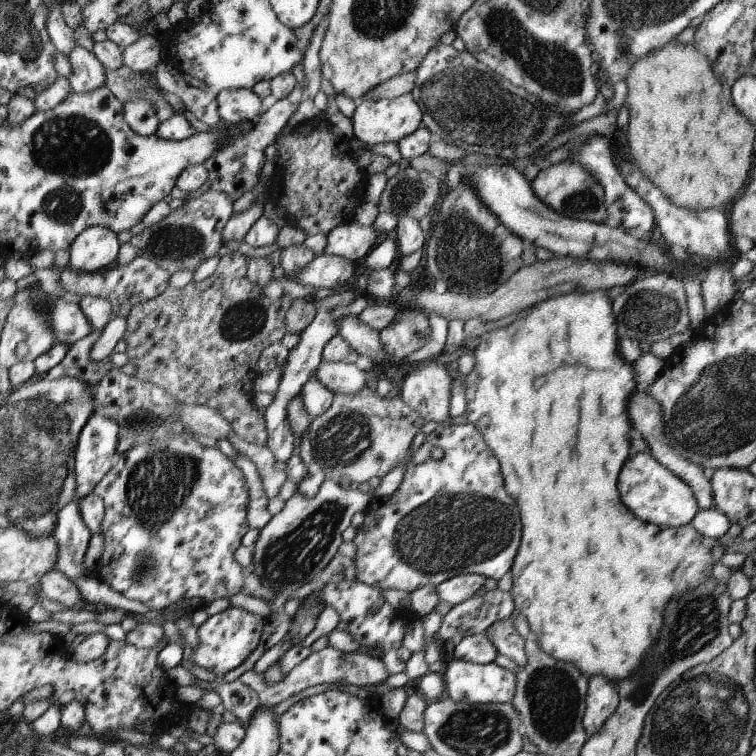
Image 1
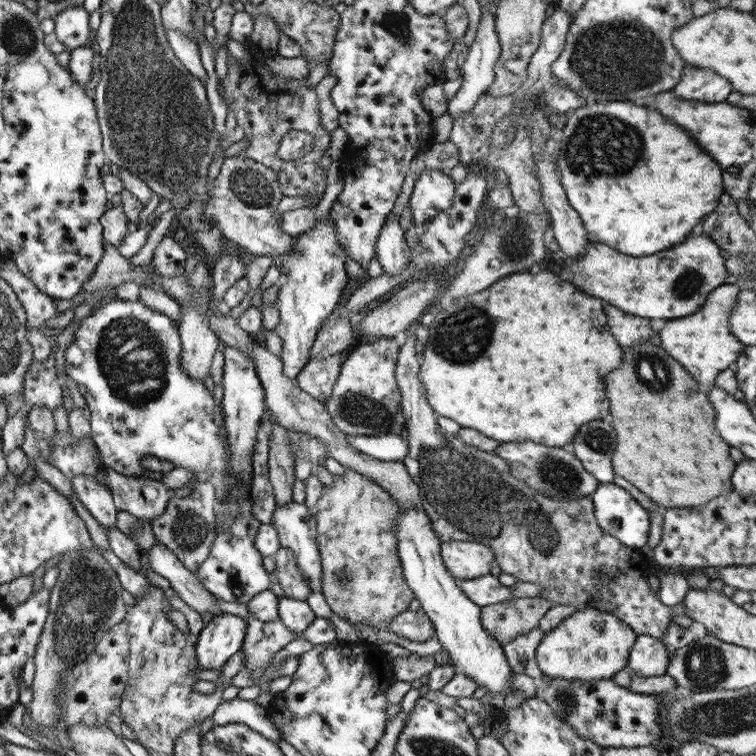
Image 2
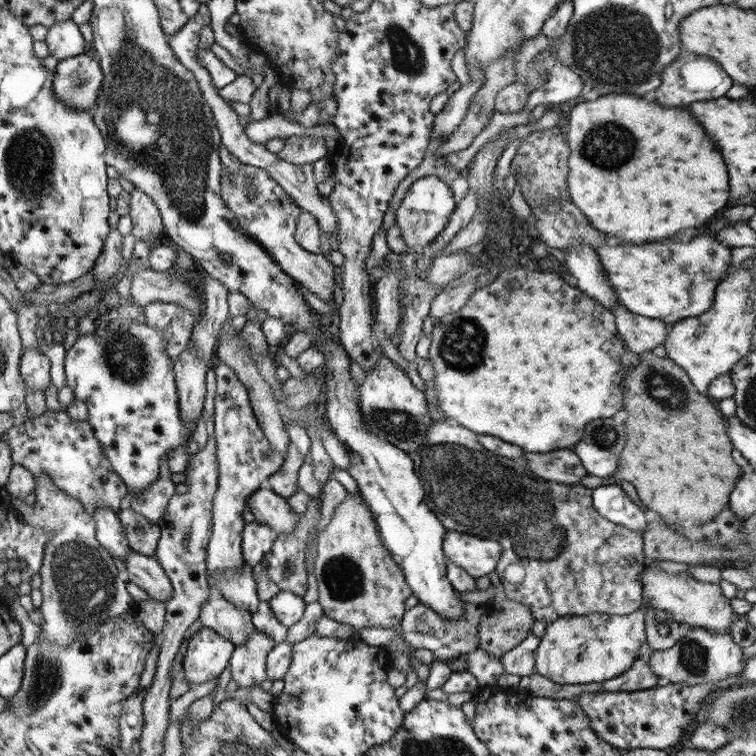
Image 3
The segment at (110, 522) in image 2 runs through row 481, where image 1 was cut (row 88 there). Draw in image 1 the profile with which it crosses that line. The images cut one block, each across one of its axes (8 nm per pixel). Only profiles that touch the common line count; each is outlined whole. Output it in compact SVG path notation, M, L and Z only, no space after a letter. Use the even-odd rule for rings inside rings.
M77 45L66 57L71 68L66 78L71 91L81 94L104 86L106 69L91 51Z

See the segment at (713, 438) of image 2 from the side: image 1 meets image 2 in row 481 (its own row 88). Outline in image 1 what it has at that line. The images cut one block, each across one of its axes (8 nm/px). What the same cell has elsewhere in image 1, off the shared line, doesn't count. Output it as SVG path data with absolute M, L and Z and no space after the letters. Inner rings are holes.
M671 39L663 48L659 48L659 50L655 50L655 52L651 52L651 54L647 54L647 56L643 56L643 58L639 58L639 60L635 60L633 62L633 66L629 68L629 72L627 72L627 76L625 76L625 86L627 86L627 92L625 92L625 99L623 100L623 106L625 106L625 110L629 112L629 122L627 122L627 130L625 130L625 134L627 136L623 136L625 138L625 142L623 145L625 146L624 150L627 150L627 154L629 154L629 158L633 158L633 164L637 164L639 166L639 170L647 176L647 178L651 178L651 182L663 192L663 194L667 194L667 198L671 200L671 202L677 202L677 206L681 206L681 208L689 208L691 212L695 212L695 210L713 210L722 209L727 203L733 202L736 198L734 197L737 194L737 190L739 193L744 188L746 184L745 178L749 178L750 171L749 168L752 165L751 161L751 152L753 152L753 126L748 120L745 120L745 116L741 116L737 110L735 110L735 106L731 102L730 95L730 87L731 85L726 83L724 80L717 78L711 72L711 67L707 64L707 59L701 52L697 52L695 48L693 48L692 43L689 44L679 44L677 40Z

